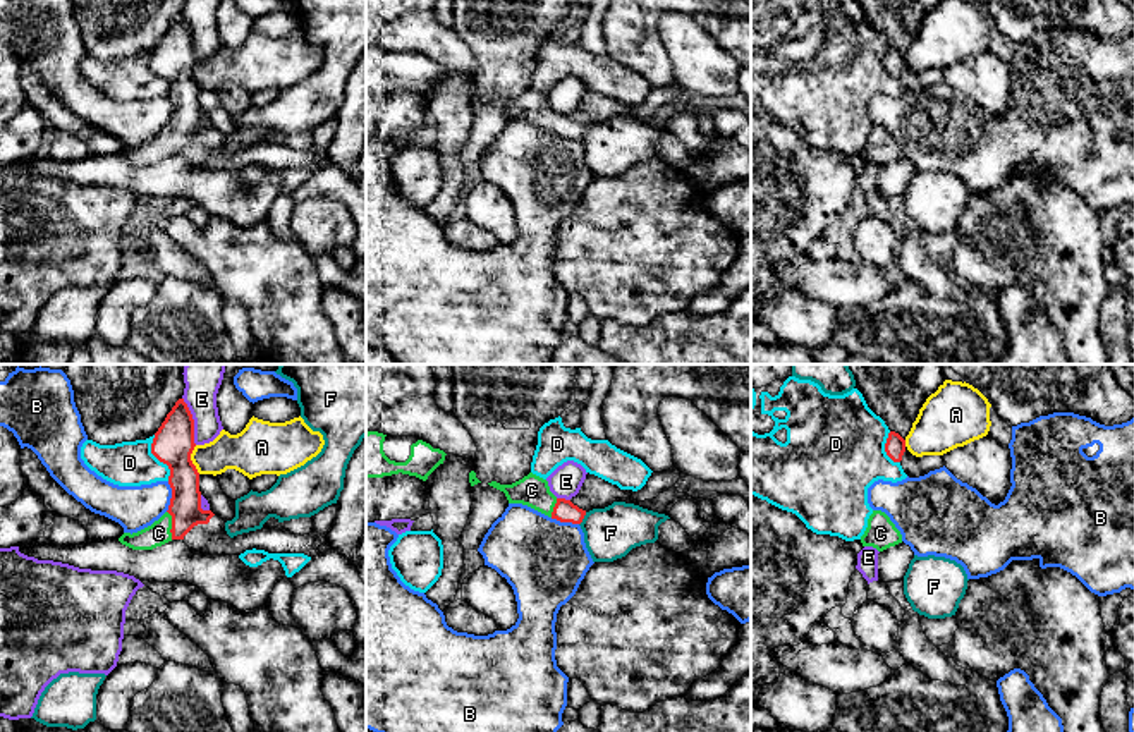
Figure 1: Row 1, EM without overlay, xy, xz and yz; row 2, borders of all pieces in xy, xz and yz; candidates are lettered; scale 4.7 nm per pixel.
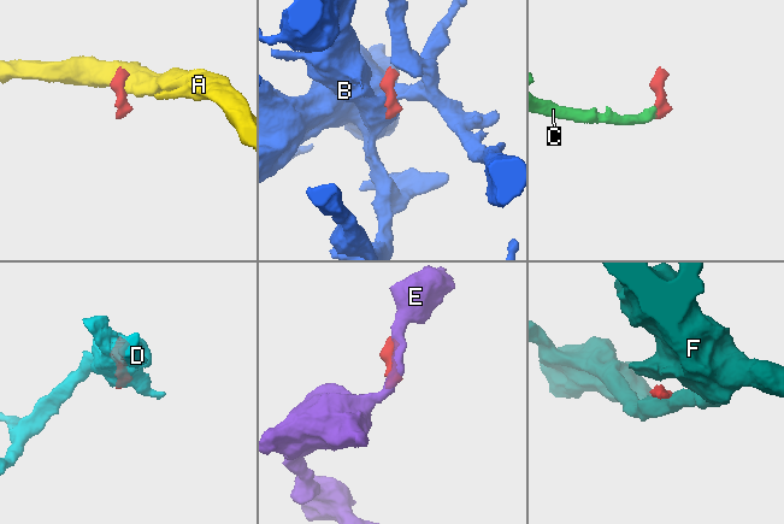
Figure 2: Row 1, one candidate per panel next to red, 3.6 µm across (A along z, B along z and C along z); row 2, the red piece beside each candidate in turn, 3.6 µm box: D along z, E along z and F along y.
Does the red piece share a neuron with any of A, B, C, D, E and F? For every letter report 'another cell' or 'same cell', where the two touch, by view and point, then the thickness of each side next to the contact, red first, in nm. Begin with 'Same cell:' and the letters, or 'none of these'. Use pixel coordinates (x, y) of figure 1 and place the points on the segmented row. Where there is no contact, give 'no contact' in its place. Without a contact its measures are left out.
Same cell: C
A: another cell; contact xy (189, 459); calibres 190 and 170 nm
B: another cell; contact xy (172, 497); calibres 190 and 200 nm
C: same cell; contact xy (172, 524); calibres 150 and 110 nm
D: another cell; contact xy (158, 459); calibres 190 and 200 nm
E: another cell; contact xy (193, 421); calibres 190 and 190 nm
F: another cell; contact xz (583, 518); calibres 110 and 240 nm

